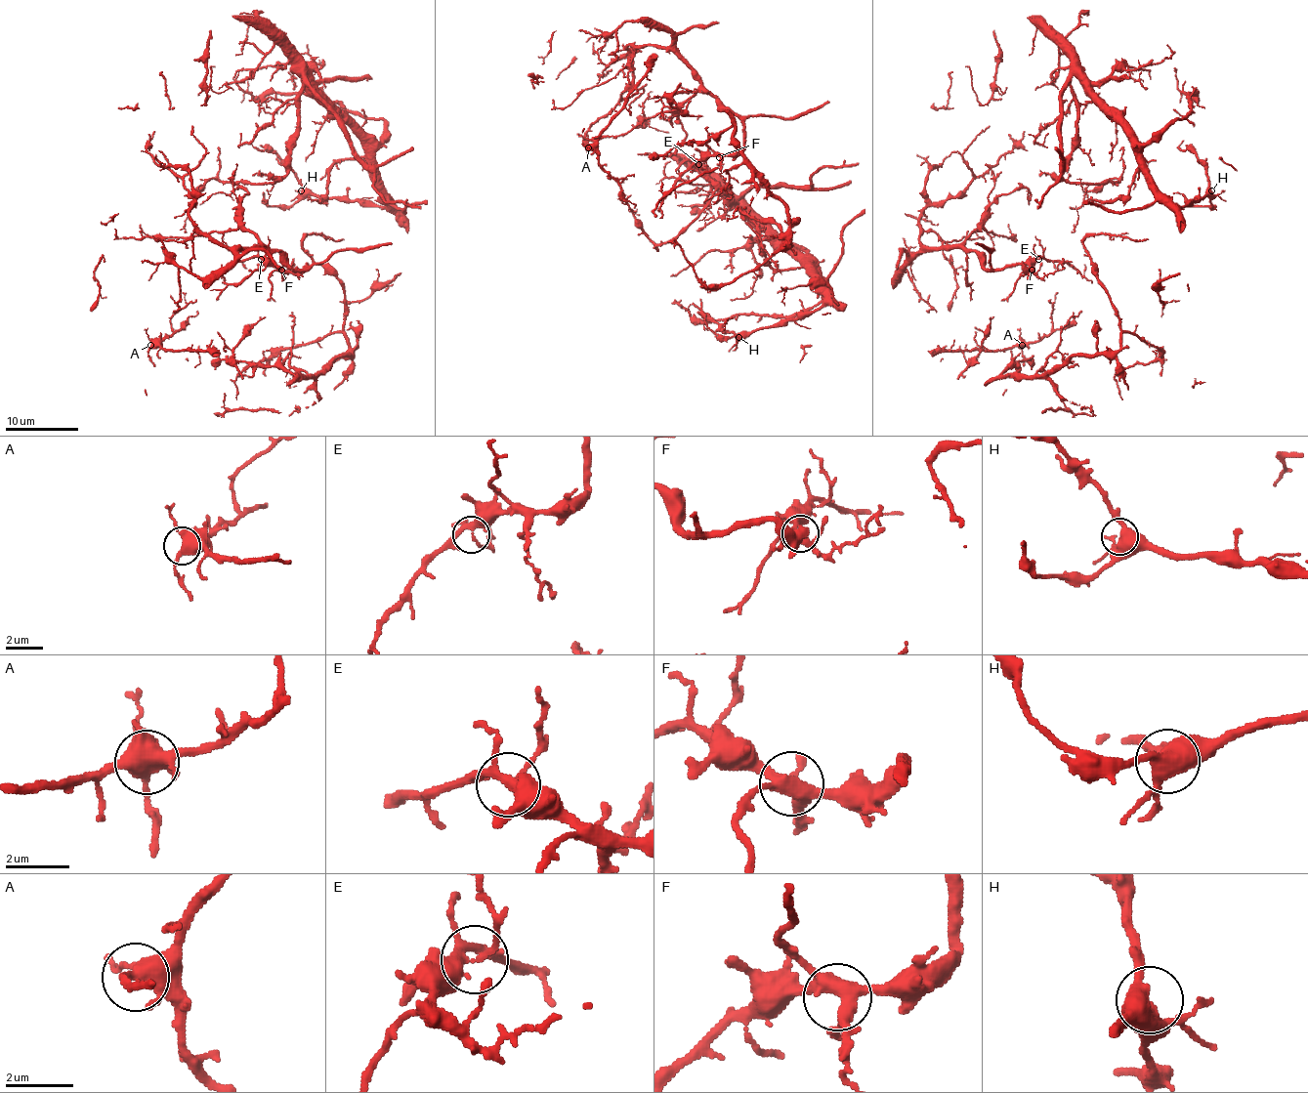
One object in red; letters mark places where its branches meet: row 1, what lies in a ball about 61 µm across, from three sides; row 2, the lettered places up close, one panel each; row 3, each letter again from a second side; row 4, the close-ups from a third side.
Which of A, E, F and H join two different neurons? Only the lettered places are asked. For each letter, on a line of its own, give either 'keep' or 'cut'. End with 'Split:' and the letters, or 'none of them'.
A: keep
E: keep
F: keep
H: keep
Split: none of them

